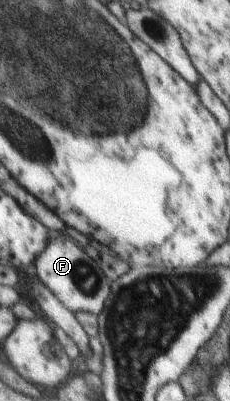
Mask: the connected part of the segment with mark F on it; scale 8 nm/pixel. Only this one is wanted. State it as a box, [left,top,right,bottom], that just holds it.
[34,231,112,315]

